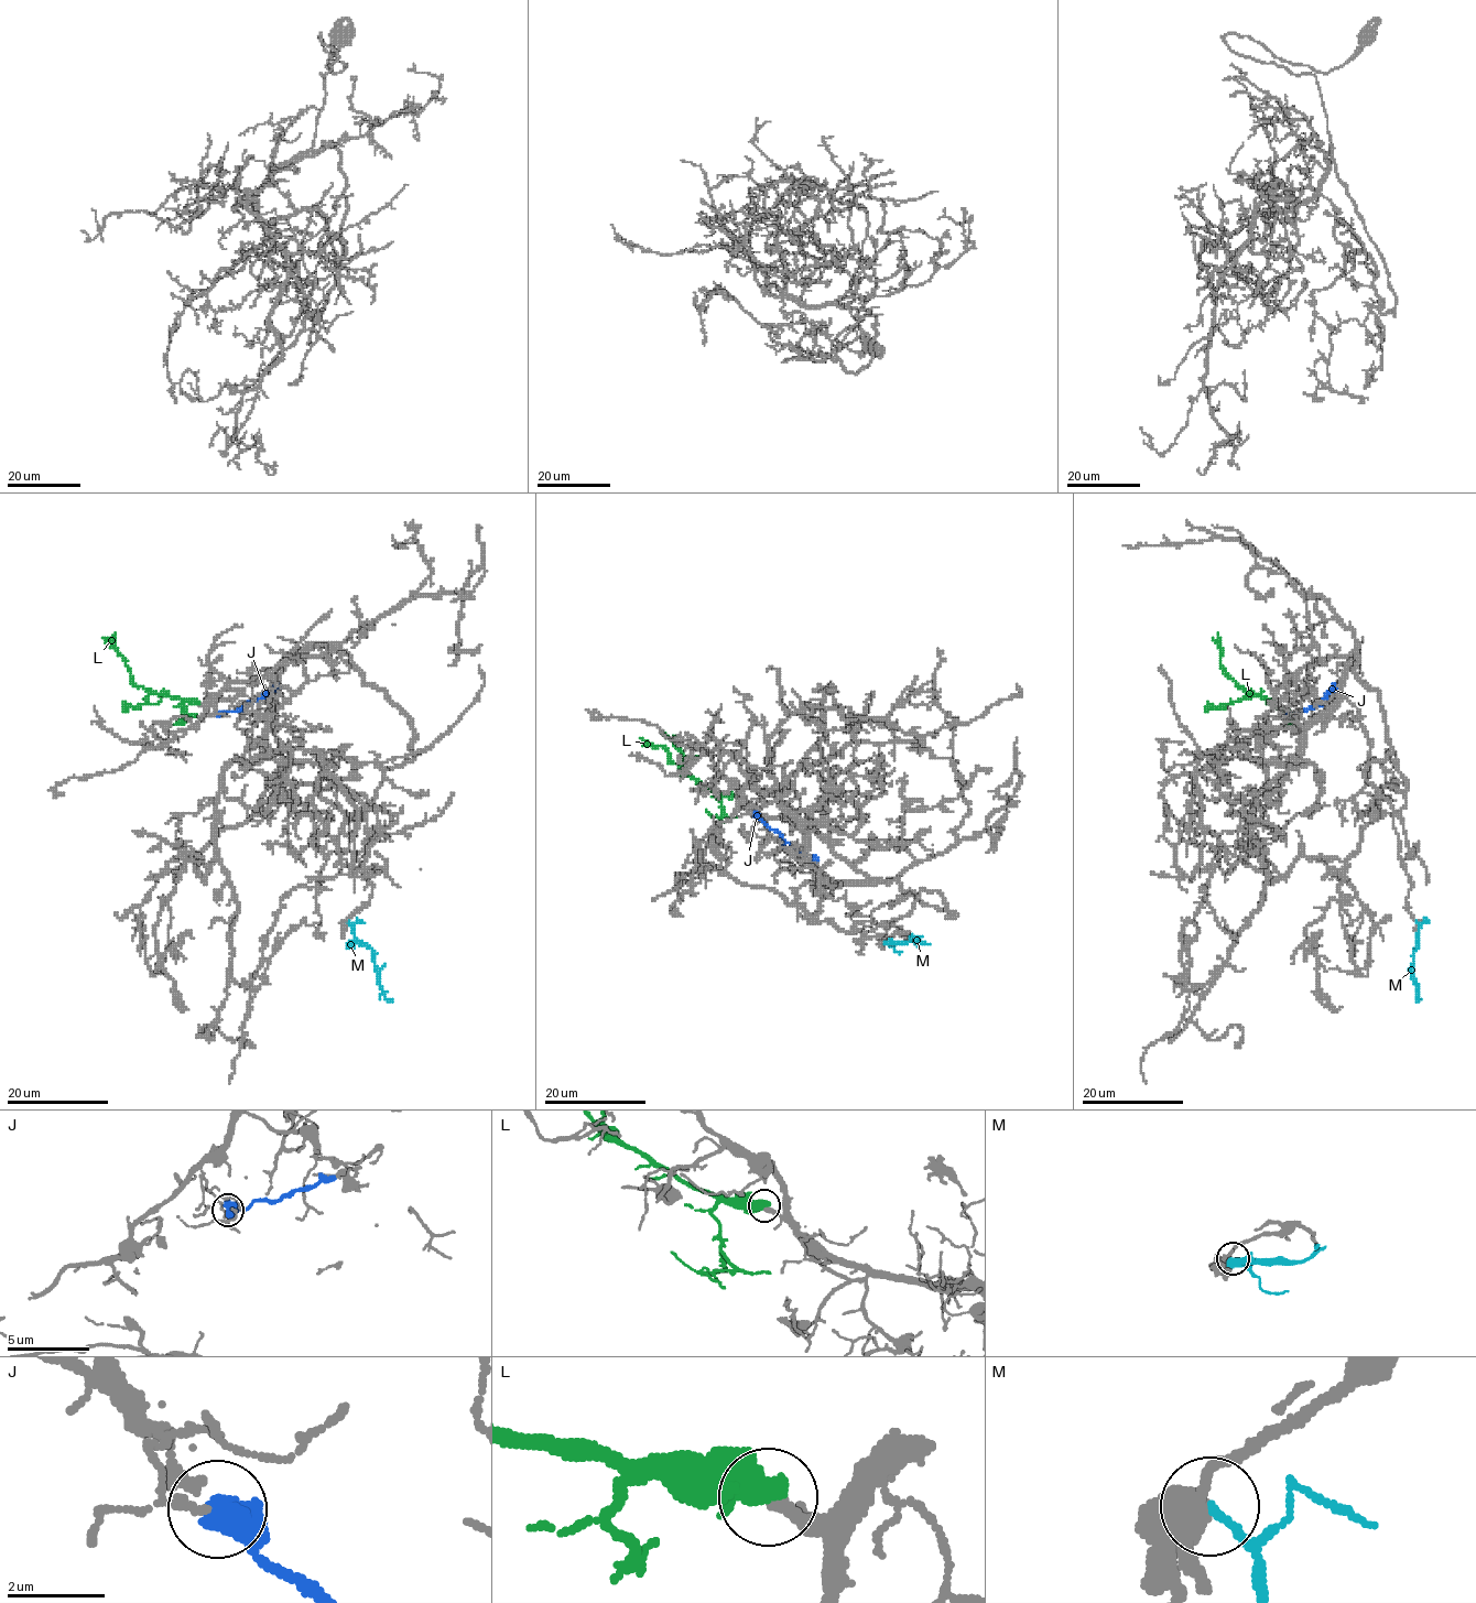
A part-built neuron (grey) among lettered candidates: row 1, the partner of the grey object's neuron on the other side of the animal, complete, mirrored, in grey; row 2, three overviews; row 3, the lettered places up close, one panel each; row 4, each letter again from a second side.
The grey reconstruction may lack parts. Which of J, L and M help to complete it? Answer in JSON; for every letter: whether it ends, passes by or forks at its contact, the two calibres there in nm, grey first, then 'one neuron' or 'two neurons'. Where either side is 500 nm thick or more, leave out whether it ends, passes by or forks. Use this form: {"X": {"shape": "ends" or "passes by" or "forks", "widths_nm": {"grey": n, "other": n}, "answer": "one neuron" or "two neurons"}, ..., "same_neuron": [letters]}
{"J": {"widths_nm": {"grey": 120, "other": 650}, "answer": "two neurons"}, "L": {"widths_nm": {"grey": 280, "other": 600}, "answer": "one neuron"}, "M": {"shape": "ends", "widths_nm": {"grey": 440, "other": 160}, "answer": "two neurons"}, "same_neuron": ["L"]}

